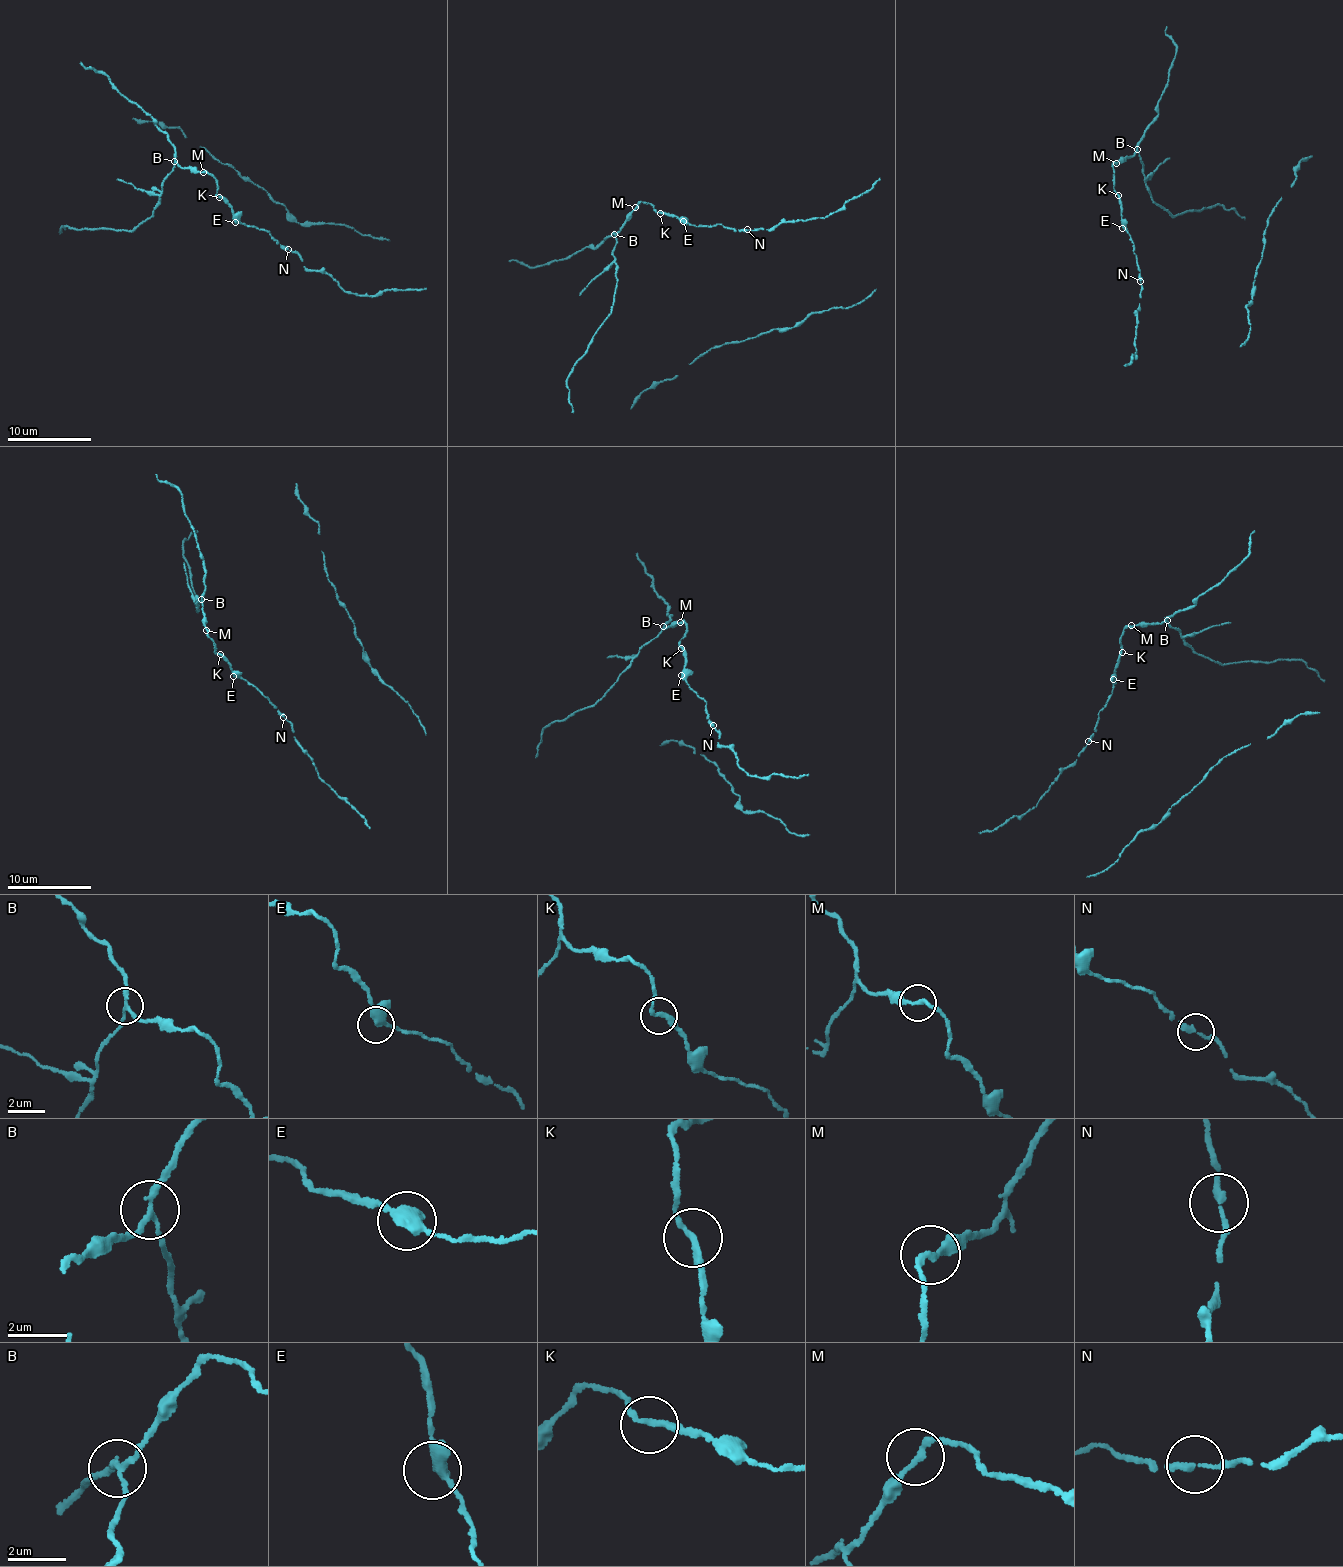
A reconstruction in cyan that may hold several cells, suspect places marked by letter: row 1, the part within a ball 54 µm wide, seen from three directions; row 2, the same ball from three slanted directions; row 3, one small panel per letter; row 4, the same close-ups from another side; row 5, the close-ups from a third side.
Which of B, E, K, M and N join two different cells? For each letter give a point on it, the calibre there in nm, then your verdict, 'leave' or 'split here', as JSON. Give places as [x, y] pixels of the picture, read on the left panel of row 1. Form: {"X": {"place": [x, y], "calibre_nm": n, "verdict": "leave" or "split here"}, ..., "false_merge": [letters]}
{"B": {"place": [174, 161], "calibre_nm": 170, "verdict": "split here"}, "E": {"place": [235, 222], "calibre_nm": 320, "verdict": "leave"}, "K": {"place": [219, 197], "calibre_nm": 200, "verdict": "leave"}, "M": {"place": [203, 172], "calibre_nm": 190, "verdict": "leave"}, "N": {"place": [288, 249], "calibre_nm": 200, "verdict": "leave"}, "false_merge": ["B"]}

